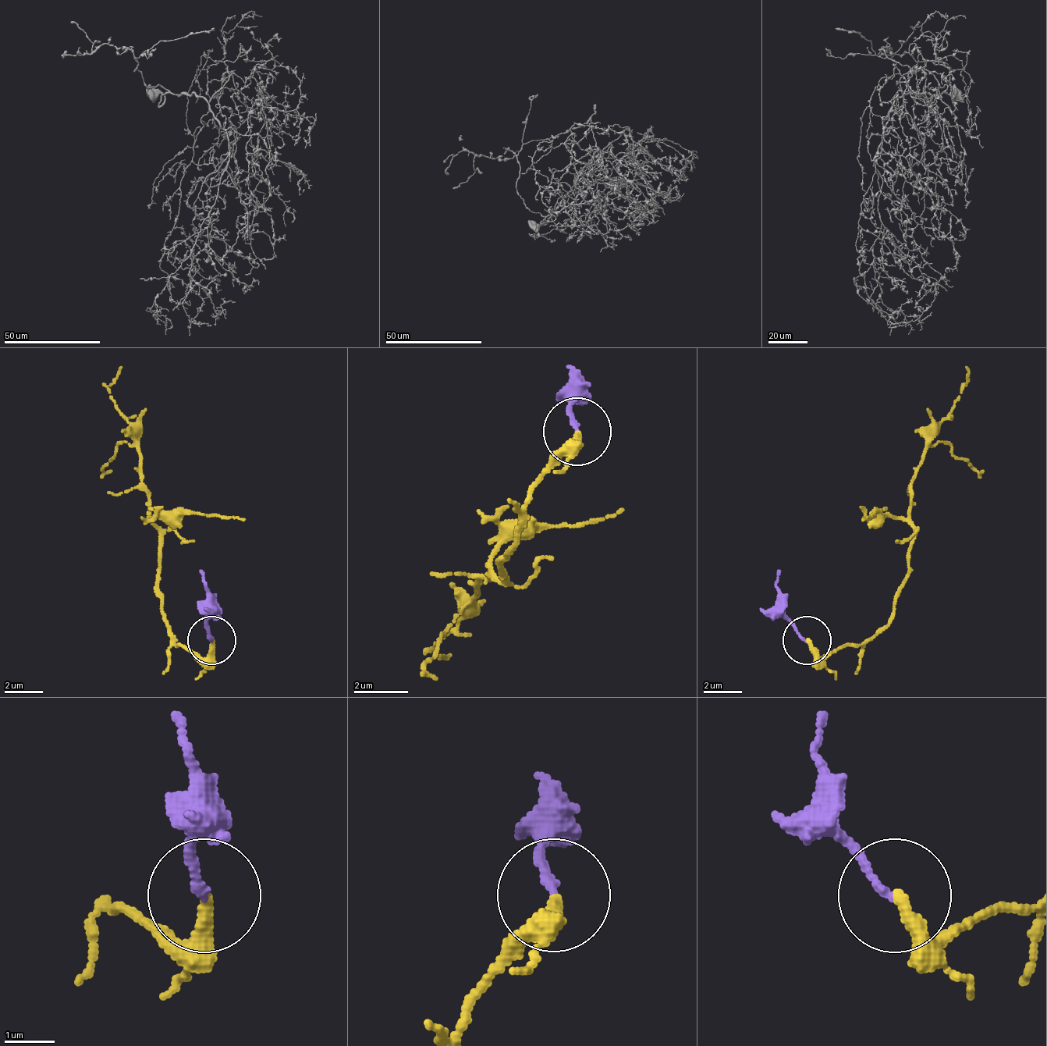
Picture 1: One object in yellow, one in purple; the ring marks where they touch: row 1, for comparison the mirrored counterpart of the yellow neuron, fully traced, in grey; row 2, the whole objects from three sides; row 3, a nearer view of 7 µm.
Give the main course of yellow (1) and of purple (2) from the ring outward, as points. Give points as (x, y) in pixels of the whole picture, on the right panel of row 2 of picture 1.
1: (807, 641), (832, 656), (890, 622), (914, 535), (914, 467), (934, 428), (963, 389), (967, 365)
2: (807, 641), (783, 612), (779, 568)

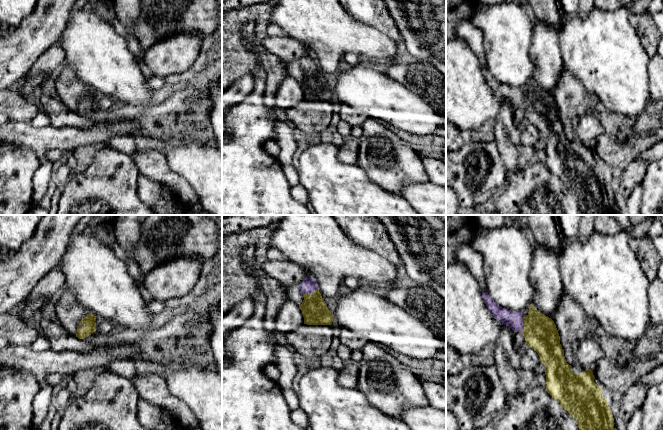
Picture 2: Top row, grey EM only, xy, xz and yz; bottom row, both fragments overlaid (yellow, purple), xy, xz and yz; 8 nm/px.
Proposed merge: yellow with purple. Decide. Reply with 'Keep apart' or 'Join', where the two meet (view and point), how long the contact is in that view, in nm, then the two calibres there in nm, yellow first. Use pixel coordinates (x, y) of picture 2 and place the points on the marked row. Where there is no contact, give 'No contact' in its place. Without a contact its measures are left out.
Join. Touches yellow at yz (524, 325). Shared border 140 nm. Thickness 260 nm (yellow) against 140 nm

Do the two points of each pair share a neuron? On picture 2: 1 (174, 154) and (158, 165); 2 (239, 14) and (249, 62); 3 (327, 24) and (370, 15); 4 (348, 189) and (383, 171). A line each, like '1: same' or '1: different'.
1: different
2: same
3: different
4: different

